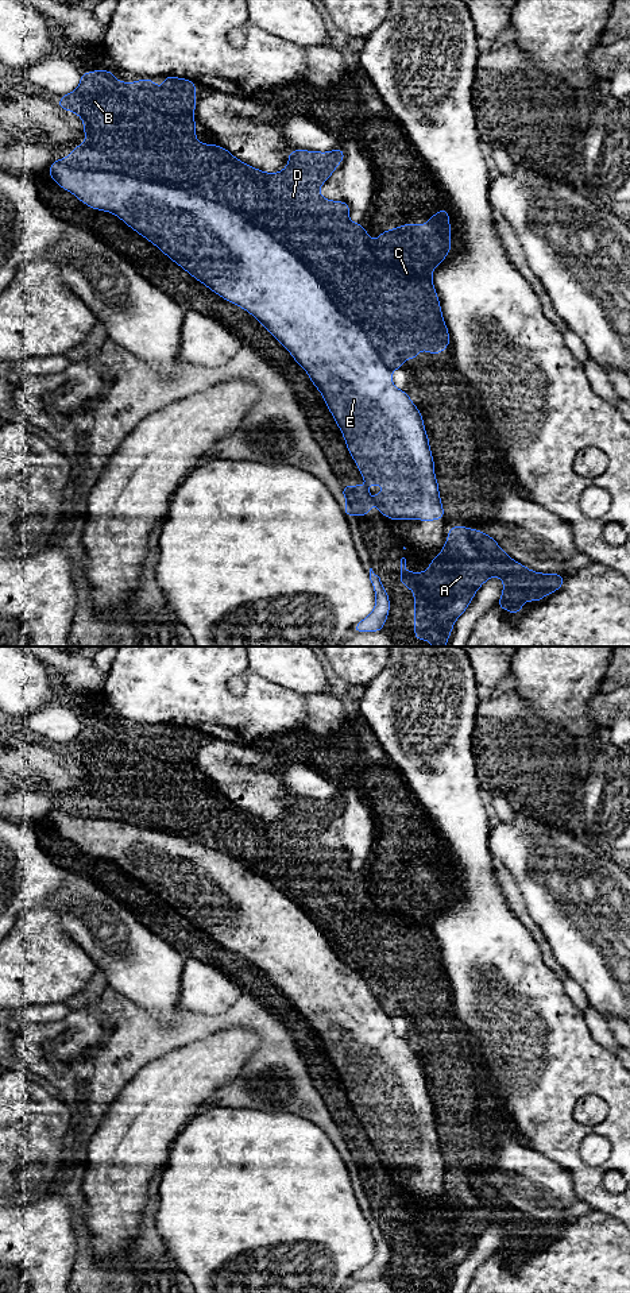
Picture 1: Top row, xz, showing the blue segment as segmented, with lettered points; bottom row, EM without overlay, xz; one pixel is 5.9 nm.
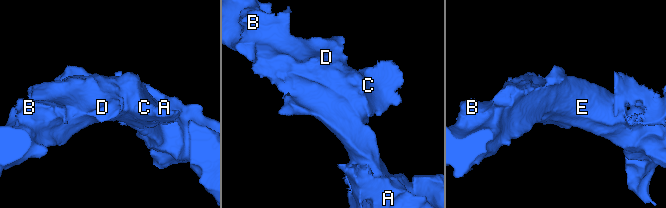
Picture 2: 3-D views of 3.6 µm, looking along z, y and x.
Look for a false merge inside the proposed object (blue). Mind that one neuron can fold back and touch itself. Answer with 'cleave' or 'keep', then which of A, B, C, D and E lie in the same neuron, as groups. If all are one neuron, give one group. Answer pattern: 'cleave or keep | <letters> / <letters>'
keep | A B C D E

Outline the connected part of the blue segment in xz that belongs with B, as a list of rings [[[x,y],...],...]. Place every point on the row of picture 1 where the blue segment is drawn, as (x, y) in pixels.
[[[92,70],[80,73],[78,88],[63,94],[57,107],[77,113],[84,120],[85,144],[73,147],[70,155],[63,159],[53,161],[49,175],[62,189],[73,193],[80,201],[92,209],[105,211],[116,215],[135,232],[156,246],[174,263],[181,266],[193,278],[208,286],[212,292],[250,312],[293,356],[293,359],[308,373],[310,381],[321,393],[325,404],[340,428],[348,452],[366,480],[366,486],[341,486],[341,495],[347,498],[347,506],[341,507],[344,516],[370,516],[371,503],[368,499],[370,485],[384,485],[386,491],[372,494],[378,510],[389,520],[445,520],[445,513],[440,499],[438,482],[434,475],[434,460],[429,447],[429,437],[424,427],[424,417],[418,408],[411,402],[407,391],[399,390],[393,385],[391,373],[403,368],[405,359],[417,359],[420,350],[426,348],[428,355],[442,354],[451,344],[448,328],[445,325],[440,300],[433,286],[432,273],[436,266],[444,262],[452,250],[449,212],[438,208],[436,217],[430,212],[430,221],[426,224],[402,224],[401,227],[382,231],[379,240],[372,242],[362,223],[351,223],[348,219],[351,205],[345,201],[331,201],[320,196],[320,186],[331,178],[337,165],[344,161],[343,147],[333,151],[320,153],[308,150],[290,150],[287,167],[279,173],[264,173],[255,169],[219,144],[205,144],[196,140],[196,81],[179,77],[165,76],[163,88],[154,85],[154,78],[138,80],[135,82],[121,82],[113,77],[111,70]]]

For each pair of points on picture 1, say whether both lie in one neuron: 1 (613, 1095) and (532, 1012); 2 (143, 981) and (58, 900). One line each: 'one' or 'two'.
1: one
2: one

